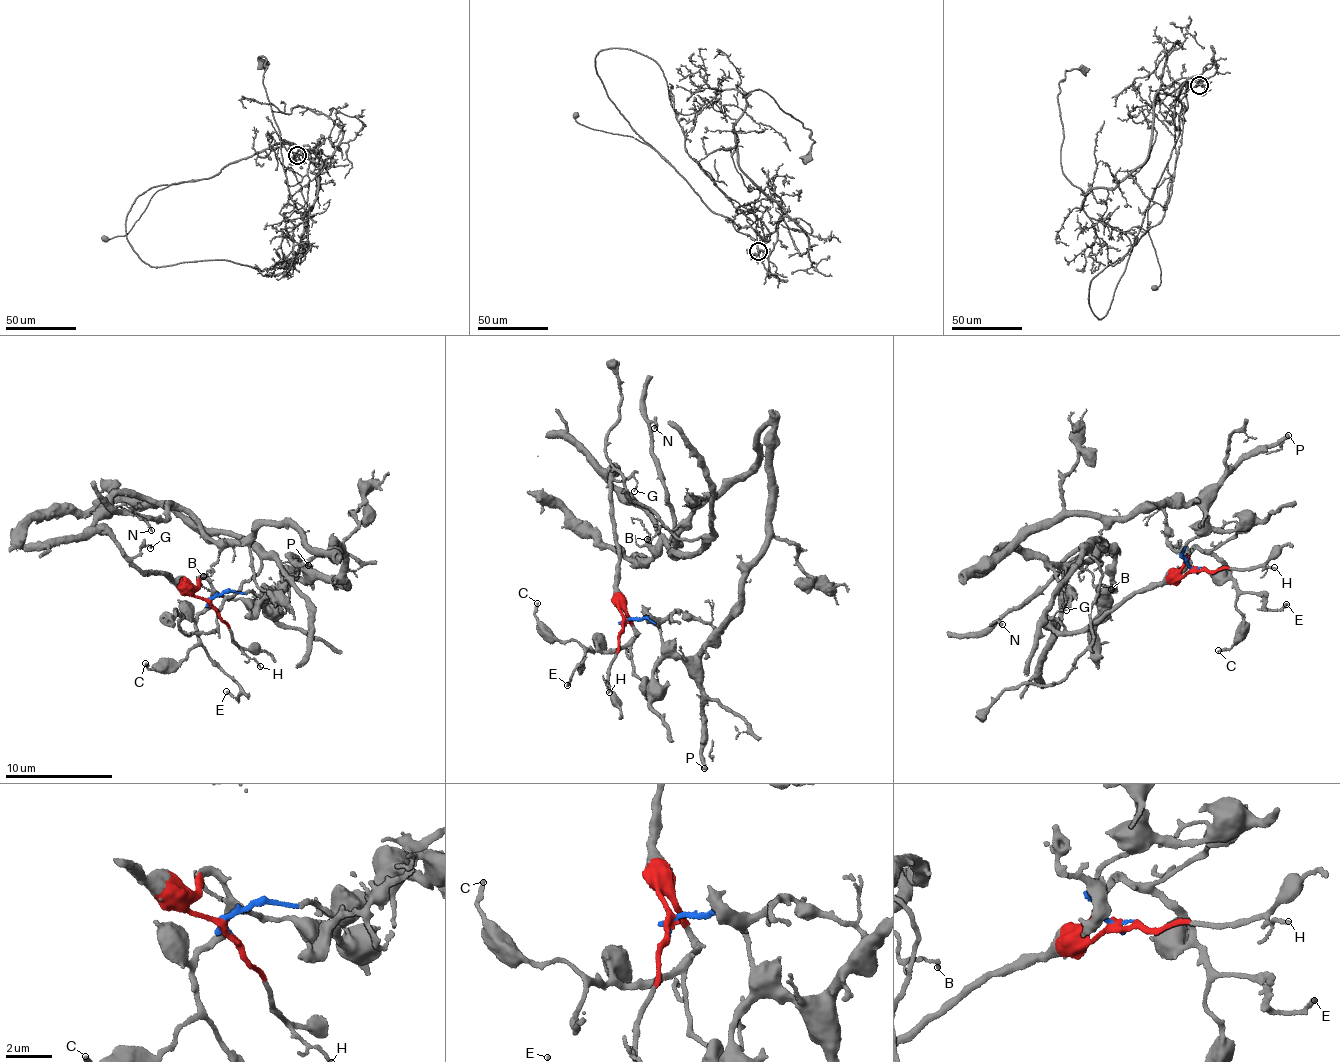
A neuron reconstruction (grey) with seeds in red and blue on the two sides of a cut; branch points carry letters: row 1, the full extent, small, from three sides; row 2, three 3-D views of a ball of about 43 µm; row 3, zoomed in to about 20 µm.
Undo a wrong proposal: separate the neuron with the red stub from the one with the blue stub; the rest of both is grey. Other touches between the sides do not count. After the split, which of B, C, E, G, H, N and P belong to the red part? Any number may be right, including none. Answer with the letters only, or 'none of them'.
C, E, G, H

